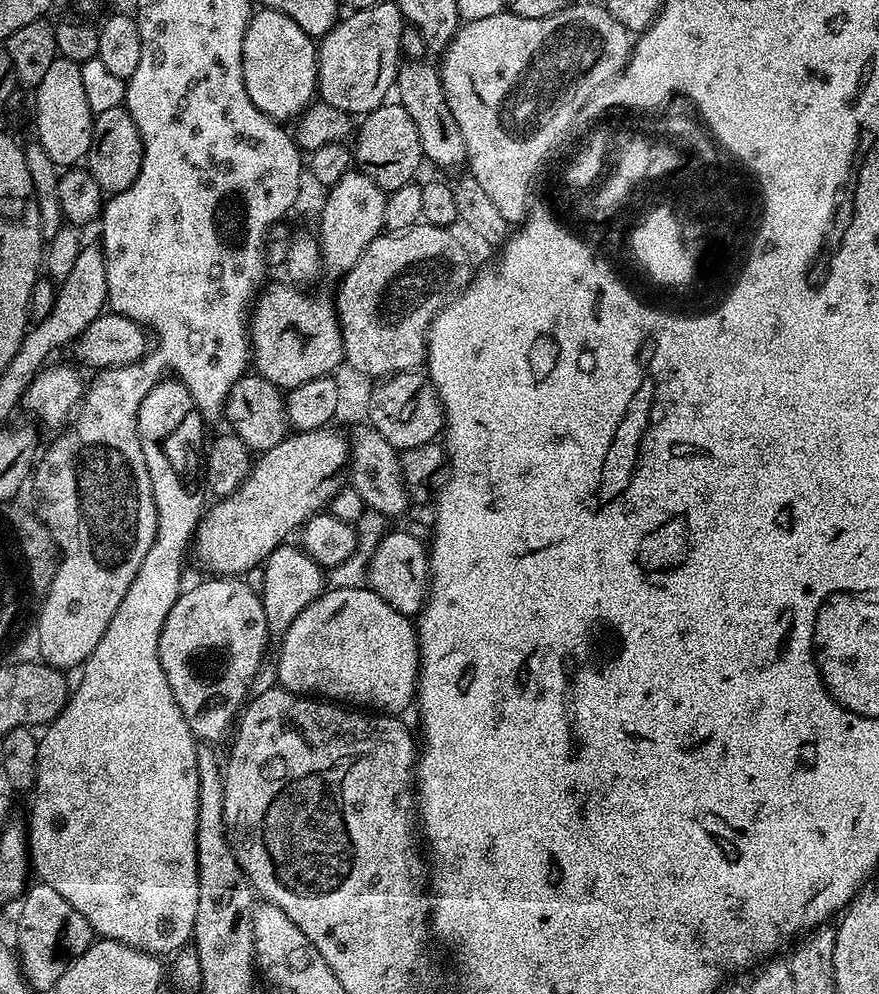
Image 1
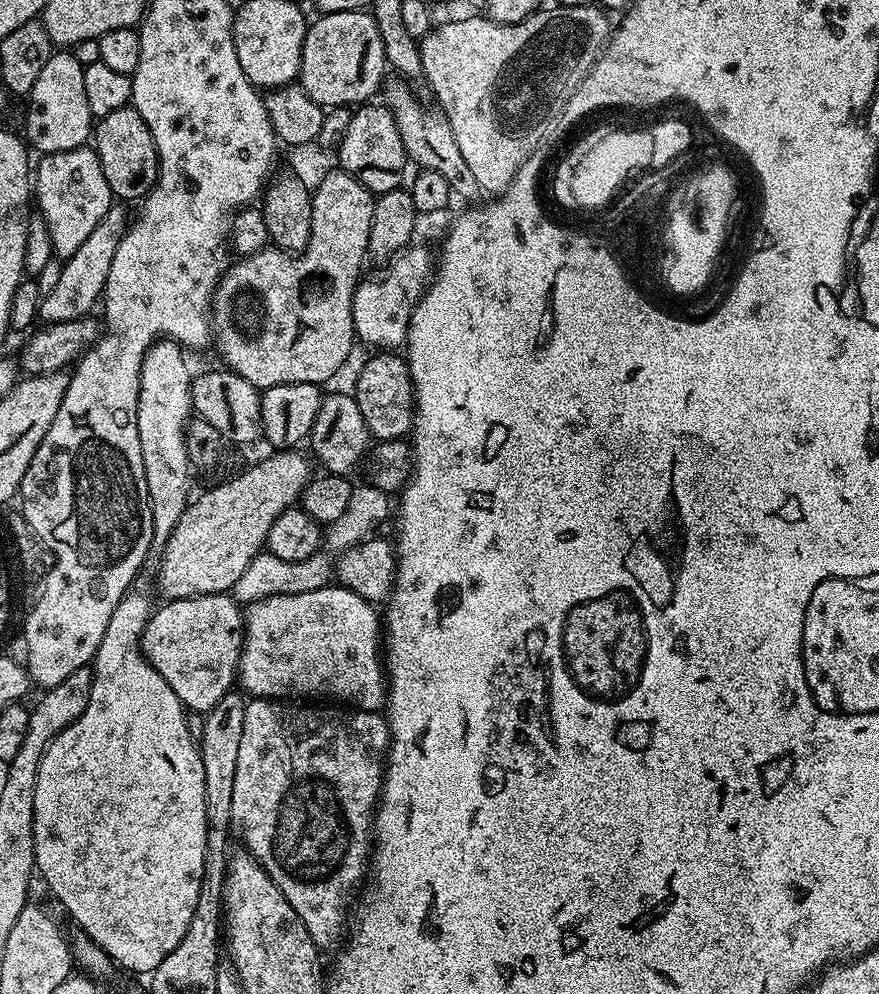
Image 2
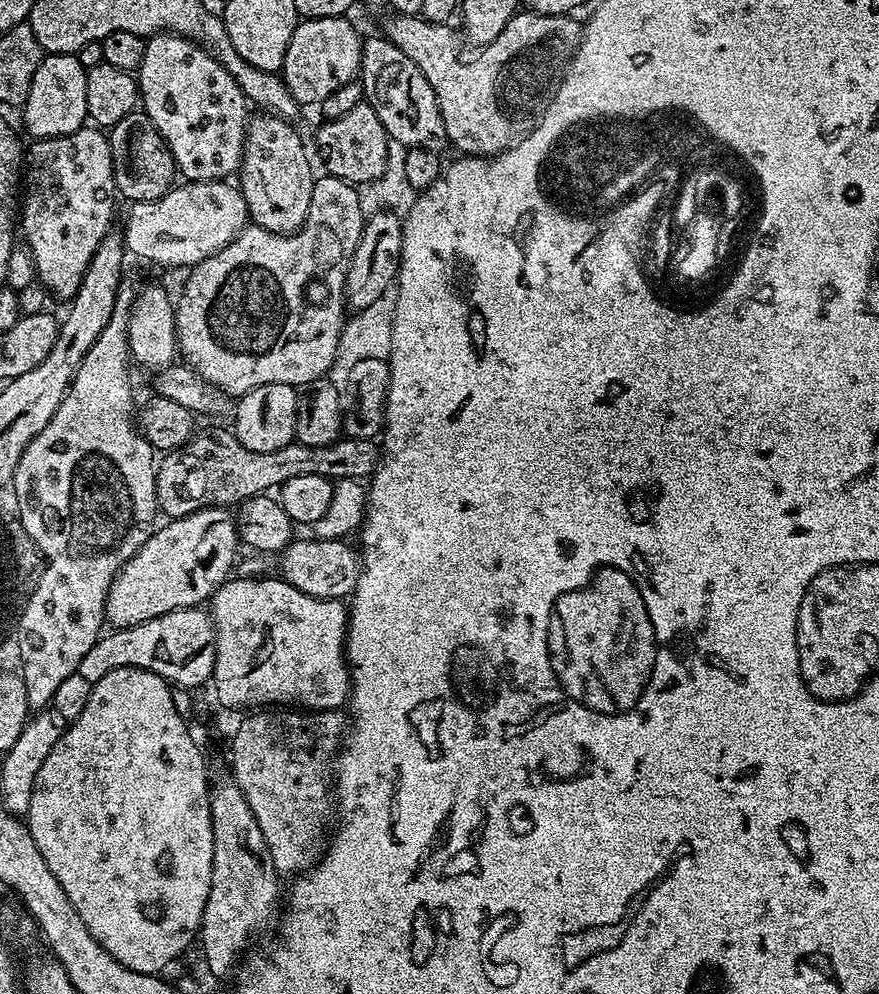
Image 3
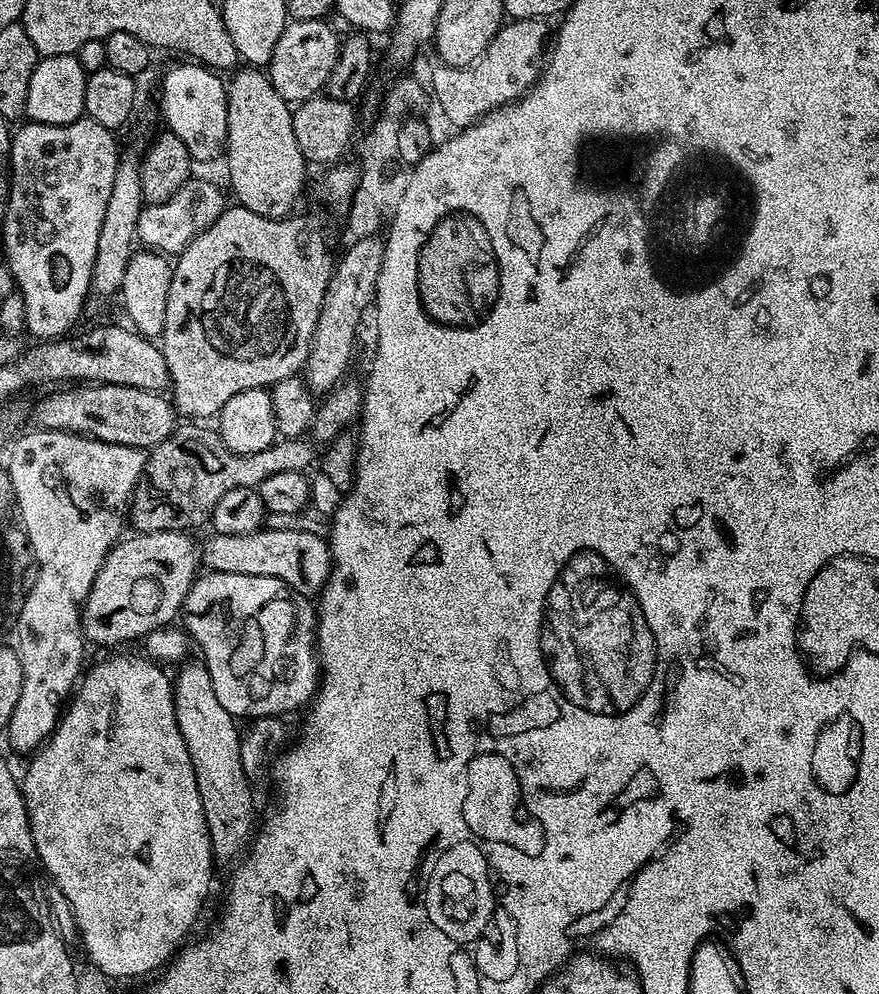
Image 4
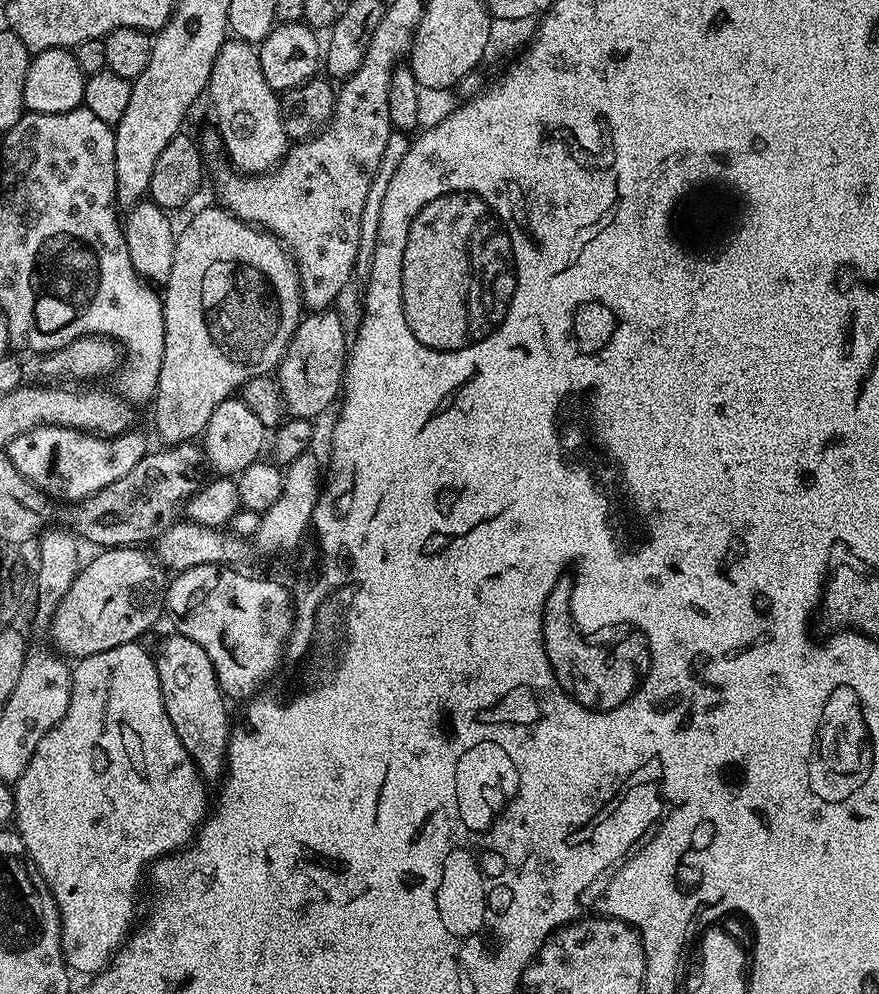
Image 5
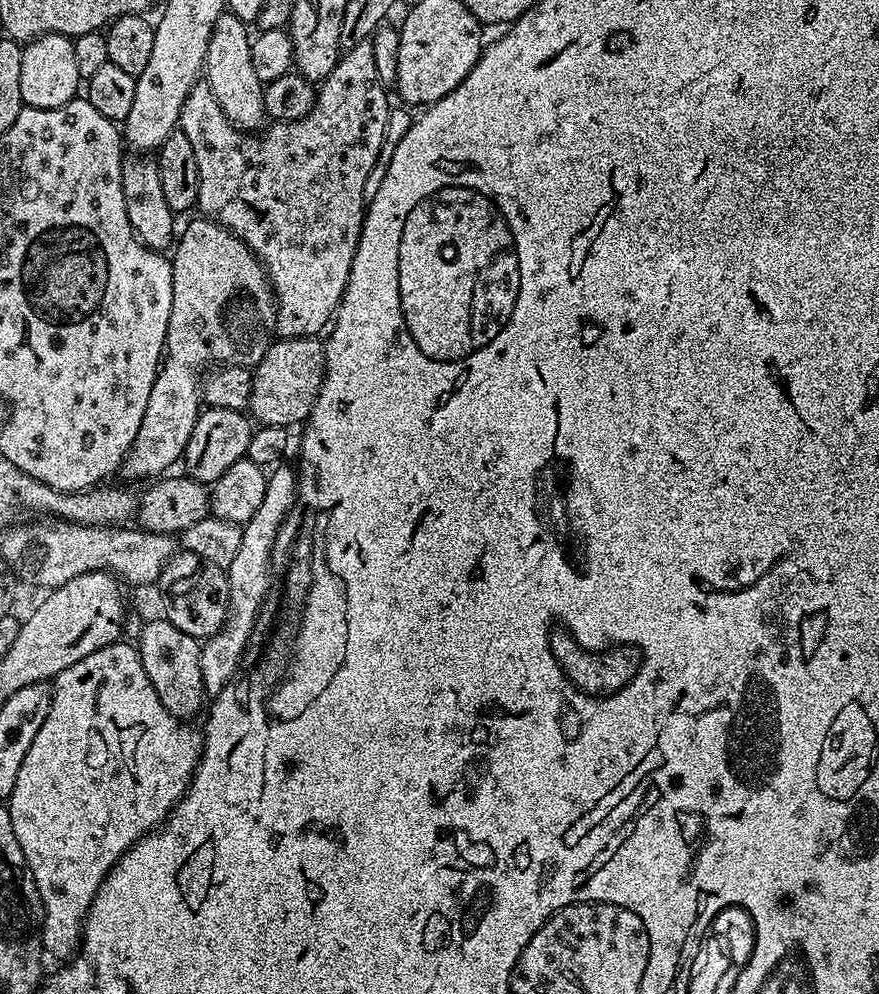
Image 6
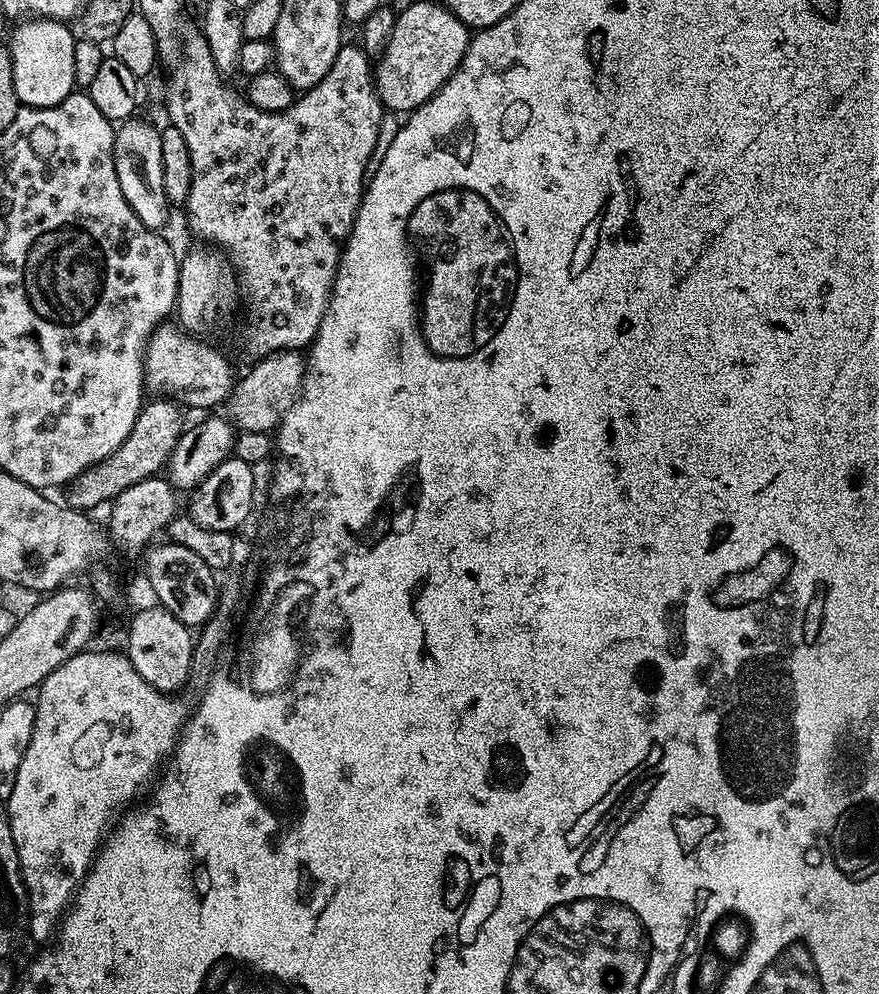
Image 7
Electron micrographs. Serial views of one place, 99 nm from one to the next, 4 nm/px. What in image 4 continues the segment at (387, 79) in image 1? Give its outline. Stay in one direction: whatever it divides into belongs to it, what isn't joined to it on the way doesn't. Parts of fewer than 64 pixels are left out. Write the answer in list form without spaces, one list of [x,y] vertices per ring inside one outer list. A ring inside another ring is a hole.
[[[327,19],[293,20],[282,30],[282,38],[278,38],[278,46],[274,46],[274,54],[266,65],[268,80],[289,102],[310,100],[327,84],[330,70],[334,70],[334,62],[338,62],[341,37],[336,37],[334,29],[328,25]]]

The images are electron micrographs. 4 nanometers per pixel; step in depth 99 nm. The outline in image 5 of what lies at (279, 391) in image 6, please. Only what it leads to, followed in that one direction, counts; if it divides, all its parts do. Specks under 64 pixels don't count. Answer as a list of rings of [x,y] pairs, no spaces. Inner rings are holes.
[[[316,310],[305,315],[294,330],[288,353],[280,359],[278,379],[285,409],[296,418],[317,418],[328,407],[337,403],[344,386],[344,366],[348,363],[350,336],[344,333],[344,324],[336,310]]]

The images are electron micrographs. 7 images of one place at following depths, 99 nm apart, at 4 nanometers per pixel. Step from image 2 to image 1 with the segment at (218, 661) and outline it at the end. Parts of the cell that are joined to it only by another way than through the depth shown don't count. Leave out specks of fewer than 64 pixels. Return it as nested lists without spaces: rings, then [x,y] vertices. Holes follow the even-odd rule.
[[[240,578],[204,579],[208,580],[202,581],[197,588],[181,591],[178,602],[174,602],[170,614],[166,614],[166,622],[158,638],[158,658],[192,735],[200,742],[217,742],[233,731],[242,705],[249,699],[248,687],[259,664],[266,659],[264,647],[270,633],[261,593],[255,587]]]

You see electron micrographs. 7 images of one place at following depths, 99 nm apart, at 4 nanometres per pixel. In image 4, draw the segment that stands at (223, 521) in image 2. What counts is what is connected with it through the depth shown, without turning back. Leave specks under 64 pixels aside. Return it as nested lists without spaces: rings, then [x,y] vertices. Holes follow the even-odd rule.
[[[187,531],[142,532],[130,536],[109,550],[94,578],[94,586],[90,586],[90,594],[84,600],[80,626],[89,645],[140,642],[154,630],[169,627],[175,621],[172,619],[181,615],[186,594],[198,575],[198,544],[188,537],[191,535]]]

